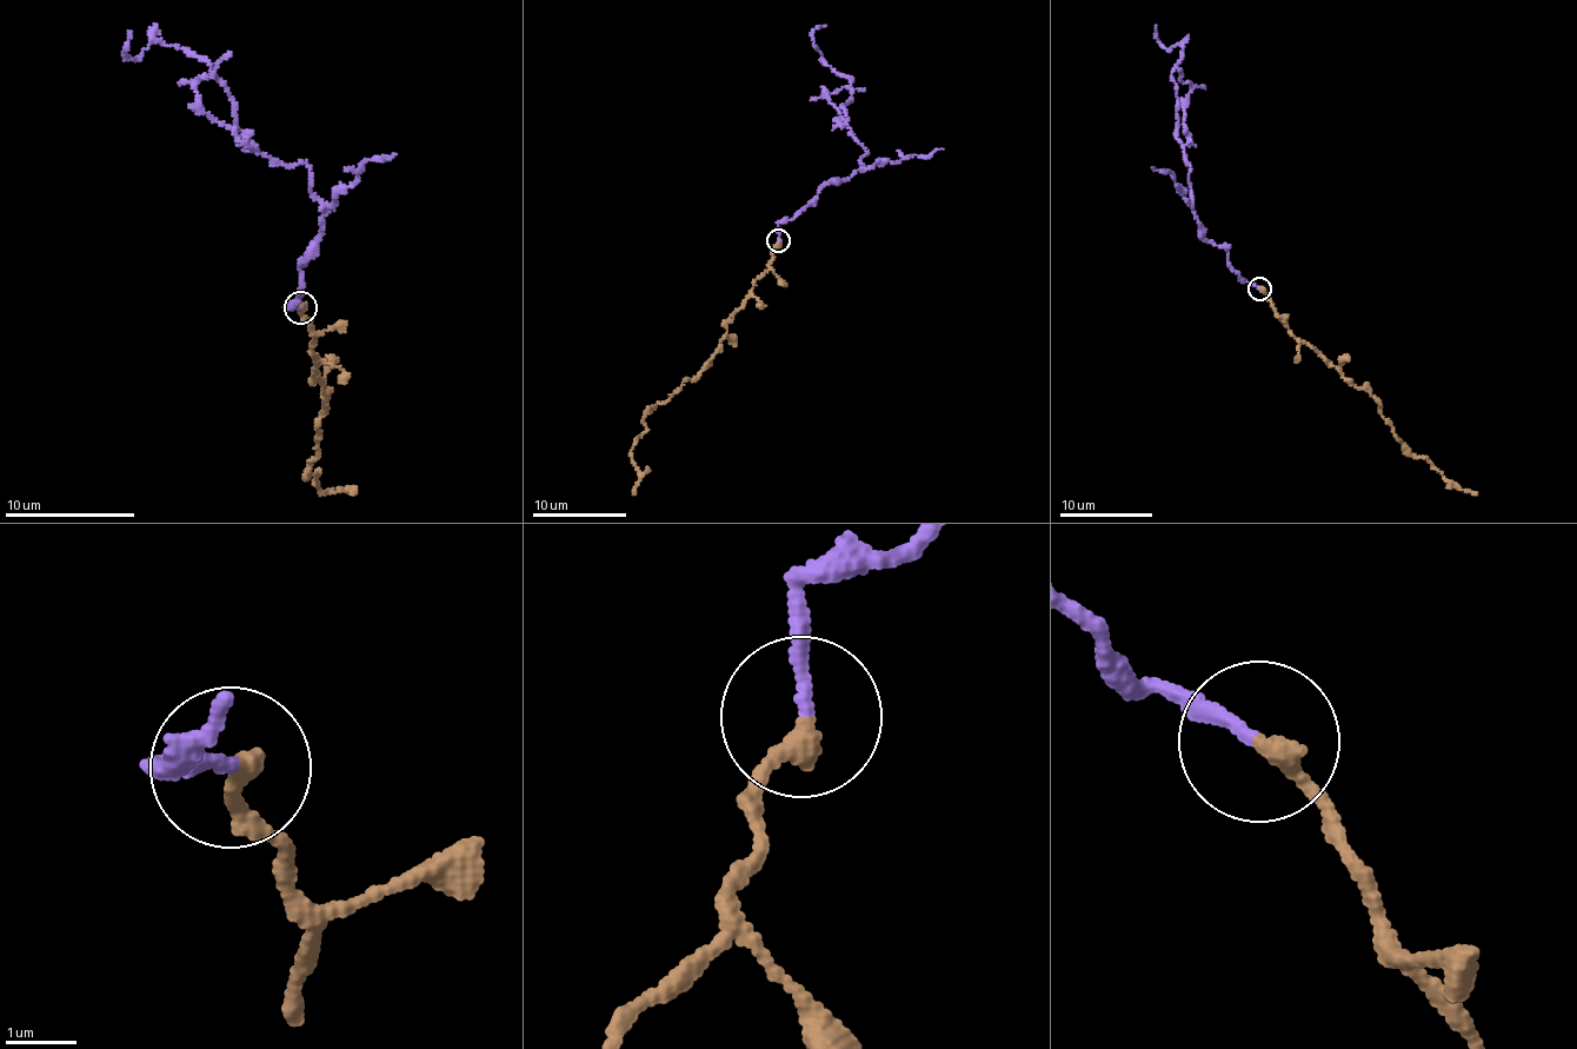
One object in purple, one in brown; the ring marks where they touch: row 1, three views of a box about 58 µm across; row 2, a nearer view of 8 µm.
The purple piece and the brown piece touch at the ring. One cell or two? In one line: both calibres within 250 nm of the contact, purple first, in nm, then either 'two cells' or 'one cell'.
160 nm thick on the purple side, 280 nm on the other; two cells

